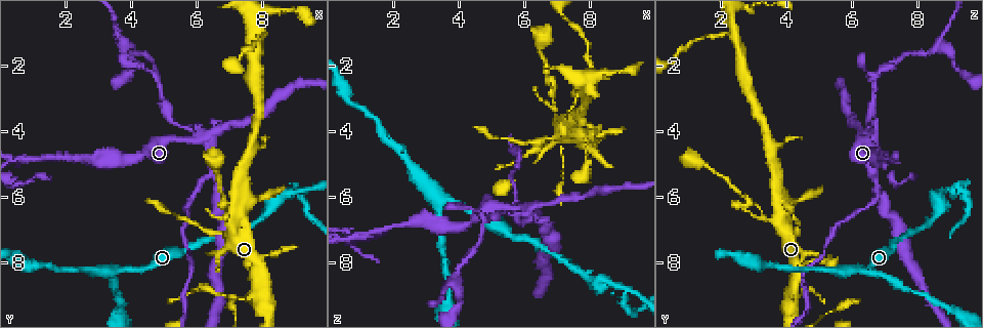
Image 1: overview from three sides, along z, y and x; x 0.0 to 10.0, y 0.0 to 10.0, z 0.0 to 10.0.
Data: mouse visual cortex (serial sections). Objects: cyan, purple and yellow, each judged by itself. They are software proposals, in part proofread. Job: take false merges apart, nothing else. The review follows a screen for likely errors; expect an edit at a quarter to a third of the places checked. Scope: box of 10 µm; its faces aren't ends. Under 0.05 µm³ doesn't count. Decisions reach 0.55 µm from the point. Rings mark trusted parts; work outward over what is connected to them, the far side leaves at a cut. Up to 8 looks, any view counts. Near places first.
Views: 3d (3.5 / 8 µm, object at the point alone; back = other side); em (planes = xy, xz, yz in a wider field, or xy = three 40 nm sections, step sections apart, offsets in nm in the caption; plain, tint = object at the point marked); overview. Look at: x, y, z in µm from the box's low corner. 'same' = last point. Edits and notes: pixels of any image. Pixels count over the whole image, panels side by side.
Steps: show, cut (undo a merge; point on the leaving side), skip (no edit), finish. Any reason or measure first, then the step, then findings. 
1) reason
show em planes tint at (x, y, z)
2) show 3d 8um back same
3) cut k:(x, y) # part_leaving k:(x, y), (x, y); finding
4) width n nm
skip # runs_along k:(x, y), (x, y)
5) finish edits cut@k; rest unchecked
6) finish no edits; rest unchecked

four or more arms meet
show 3d 8um at (5.90, 4.30, 6.35)

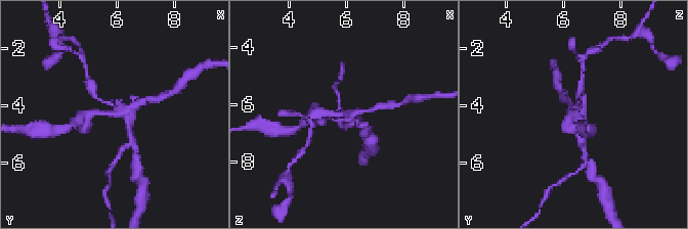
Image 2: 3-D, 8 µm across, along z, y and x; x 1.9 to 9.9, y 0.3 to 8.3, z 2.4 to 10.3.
show 3d 3.5um same

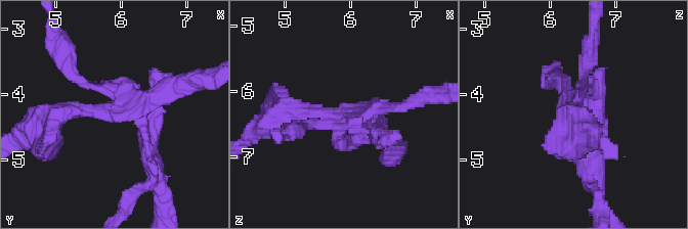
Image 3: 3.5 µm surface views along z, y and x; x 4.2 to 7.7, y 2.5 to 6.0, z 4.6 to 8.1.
cut 3:(386, 146) # part_leaving 3:(361, 122), (389, 139); two cells meet here

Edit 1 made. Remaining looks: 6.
see it whole again
show overview

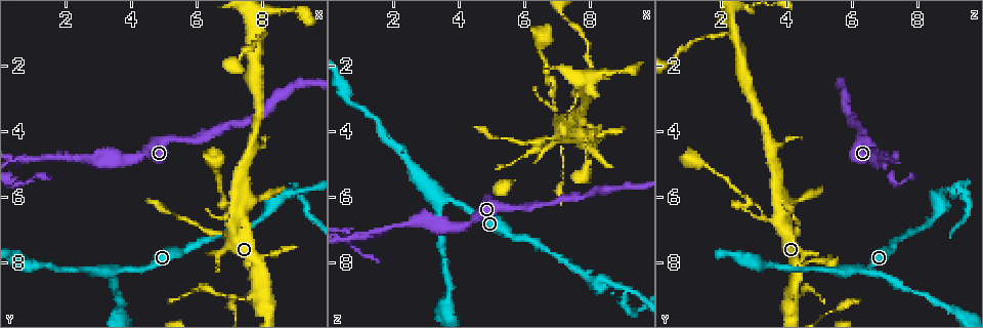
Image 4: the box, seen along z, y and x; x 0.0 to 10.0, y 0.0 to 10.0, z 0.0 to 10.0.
show 3d 3.5um at (0.75, 4.85, 7.15)

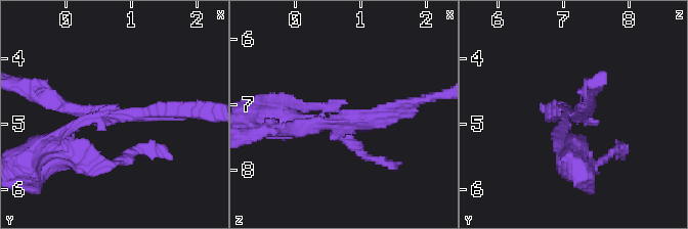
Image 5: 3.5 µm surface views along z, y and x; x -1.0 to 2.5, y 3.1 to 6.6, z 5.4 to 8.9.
show em xy step 2 tint at (0.70, 4.80, 7.25)

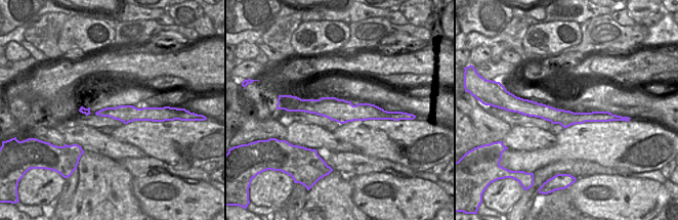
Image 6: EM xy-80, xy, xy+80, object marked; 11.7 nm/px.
cut it another way
show em xy step 1 tint same

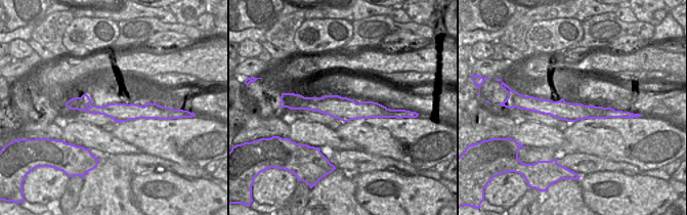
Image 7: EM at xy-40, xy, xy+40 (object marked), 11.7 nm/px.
cut 5:(89, 146) # part_leaving 5:(340, 110), (334, 105), (296, 105); a second cell is stuck on

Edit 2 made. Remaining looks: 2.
three-way junction
show em xy step 3 tint at (3.65, 8.20, 6.05)

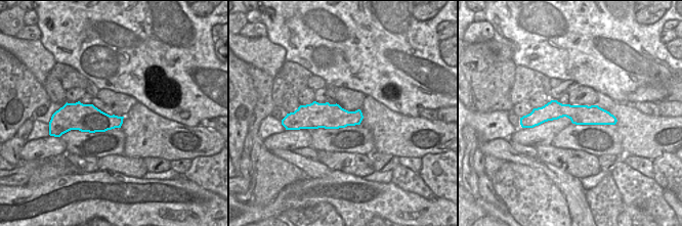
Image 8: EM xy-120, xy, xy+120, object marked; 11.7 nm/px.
wider look
show 3d 3.5um same

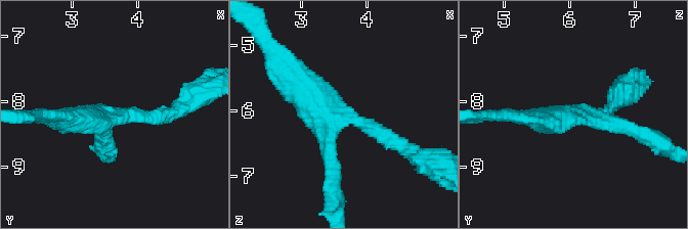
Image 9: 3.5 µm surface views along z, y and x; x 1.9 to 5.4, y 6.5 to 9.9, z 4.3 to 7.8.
width 300 nm
skip # runs_along 8:(613, 120), (549, 111), (529, 121); all the same cell

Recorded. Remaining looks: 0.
finish edits cut@3, cut@5; rest unchecked

